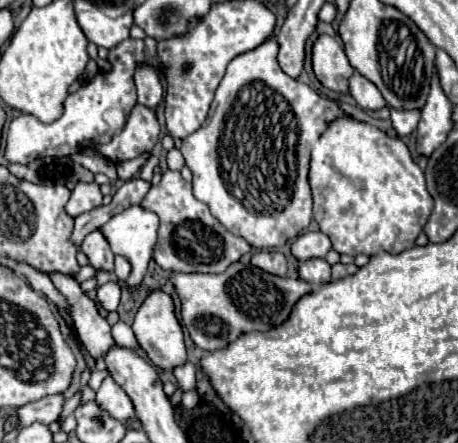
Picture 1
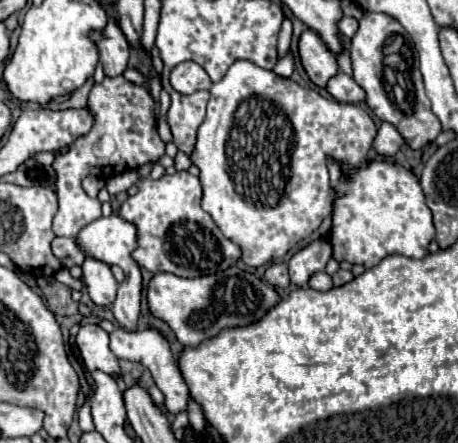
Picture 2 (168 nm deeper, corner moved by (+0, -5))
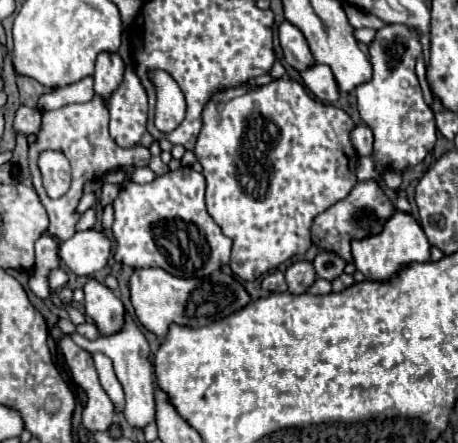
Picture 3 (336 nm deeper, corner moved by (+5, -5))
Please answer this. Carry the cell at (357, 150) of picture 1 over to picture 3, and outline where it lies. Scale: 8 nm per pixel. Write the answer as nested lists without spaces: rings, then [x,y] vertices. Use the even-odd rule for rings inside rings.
[[[396,211],[396,215],[384,223],[384,231],[380,235],[372,235],[364,241],[352,241],[352,255],[356,269],[364,273],[368,281],[384,283],[412,263],[426,263],[430,259],[430,241],[412,215]]]

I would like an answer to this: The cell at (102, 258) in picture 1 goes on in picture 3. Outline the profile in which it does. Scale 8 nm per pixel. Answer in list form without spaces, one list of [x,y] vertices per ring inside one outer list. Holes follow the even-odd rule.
[[[90,279],[84,287],[86,299],[84,299],[84,309],[86,315],[94,319],[100,335],[110,335],[118,333],[124,325],[124,305],[122,301],[104,285],[98,283],[96,279]]]

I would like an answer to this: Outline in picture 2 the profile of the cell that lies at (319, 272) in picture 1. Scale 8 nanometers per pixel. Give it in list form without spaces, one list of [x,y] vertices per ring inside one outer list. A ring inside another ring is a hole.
[[[325,271],[313,273],[307,285],[309,285],[309,287],[313,287],[313,289],[317,289],[317,291],[329,291],[329,289],[333,287],[333,283],[331,283],[331,277],[329,277]]]

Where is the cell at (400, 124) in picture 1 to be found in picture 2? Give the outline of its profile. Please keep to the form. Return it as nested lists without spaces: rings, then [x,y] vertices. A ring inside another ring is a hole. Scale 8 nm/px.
[[[383,123],[377,131],[377,137],[373,141],[373,147],[377,149],[379,155],[383,157],[391,157],[393,153],[397,153],[397,149],[405,143],[403,135],[397,131],[397,127],[393,123]]]

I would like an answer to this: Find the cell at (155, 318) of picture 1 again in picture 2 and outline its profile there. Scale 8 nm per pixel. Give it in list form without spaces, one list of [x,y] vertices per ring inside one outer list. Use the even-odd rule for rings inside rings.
[[[117,327],[109,337],[111,337],[111,351],[119,359],[139,361],[141,365],[145,365],[151,371],[155,385],[165,395],[165,409],[169,413],[179,413],[179,411],[187,409],[187,397],[189,397],[187,383],[183,381],[183,375],[181,375],[179,365],[177,365],[177,357],[171,353],[169,341],[157,329],[149,327],[149,329],[139,329],[139,331],[125,331],[123,327]]]

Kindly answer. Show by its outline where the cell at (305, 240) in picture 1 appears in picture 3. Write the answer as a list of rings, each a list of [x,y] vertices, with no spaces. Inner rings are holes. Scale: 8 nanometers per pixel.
[[[300,261],[294,263],[286,269],[286,283],[288,283],[288,291],[294,295],[306,293],[308,287],[316,281],[316,271],[312,267],[312,263],[308,261]]]

